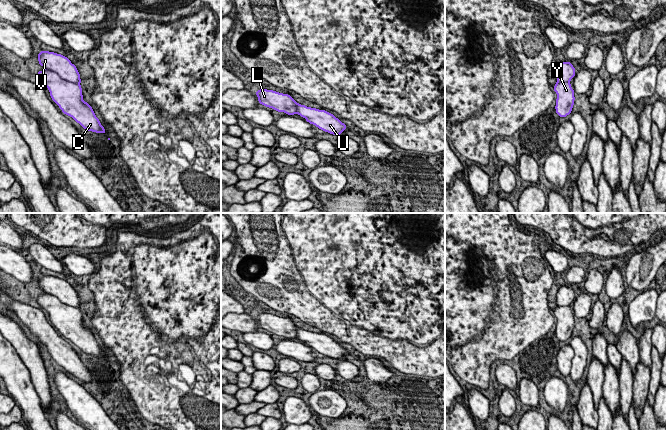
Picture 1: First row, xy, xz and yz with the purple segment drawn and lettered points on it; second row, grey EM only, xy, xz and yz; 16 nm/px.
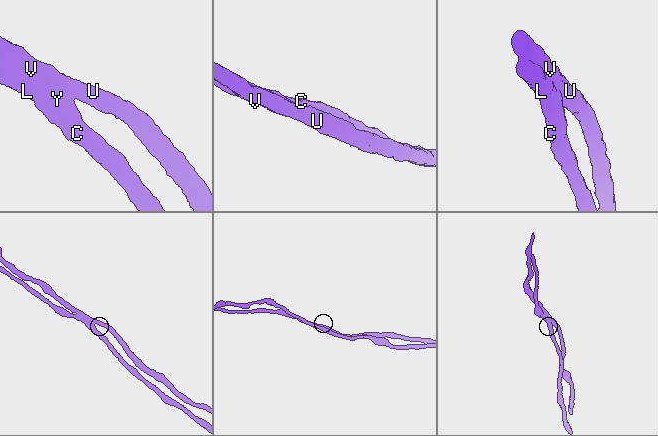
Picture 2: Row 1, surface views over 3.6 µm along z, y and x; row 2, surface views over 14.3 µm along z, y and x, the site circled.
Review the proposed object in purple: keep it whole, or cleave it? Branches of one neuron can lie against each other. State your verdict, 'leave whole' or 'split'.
split

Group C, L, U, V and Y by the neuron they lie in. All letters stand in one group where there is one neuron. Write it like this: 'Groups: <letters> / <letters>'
Groups: C L Y / U V

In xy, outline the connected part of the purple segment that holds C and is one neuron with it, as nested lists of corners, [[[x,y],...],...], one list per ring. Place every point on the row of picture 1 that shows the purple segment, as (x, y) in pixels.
[[[47,69],[39,71],[37,79],[49,89],[52,100],[64,114],[72,117],[87,131],[106,133],[92,106],[83,100],[80,84],[64,80],[57,73]]]

